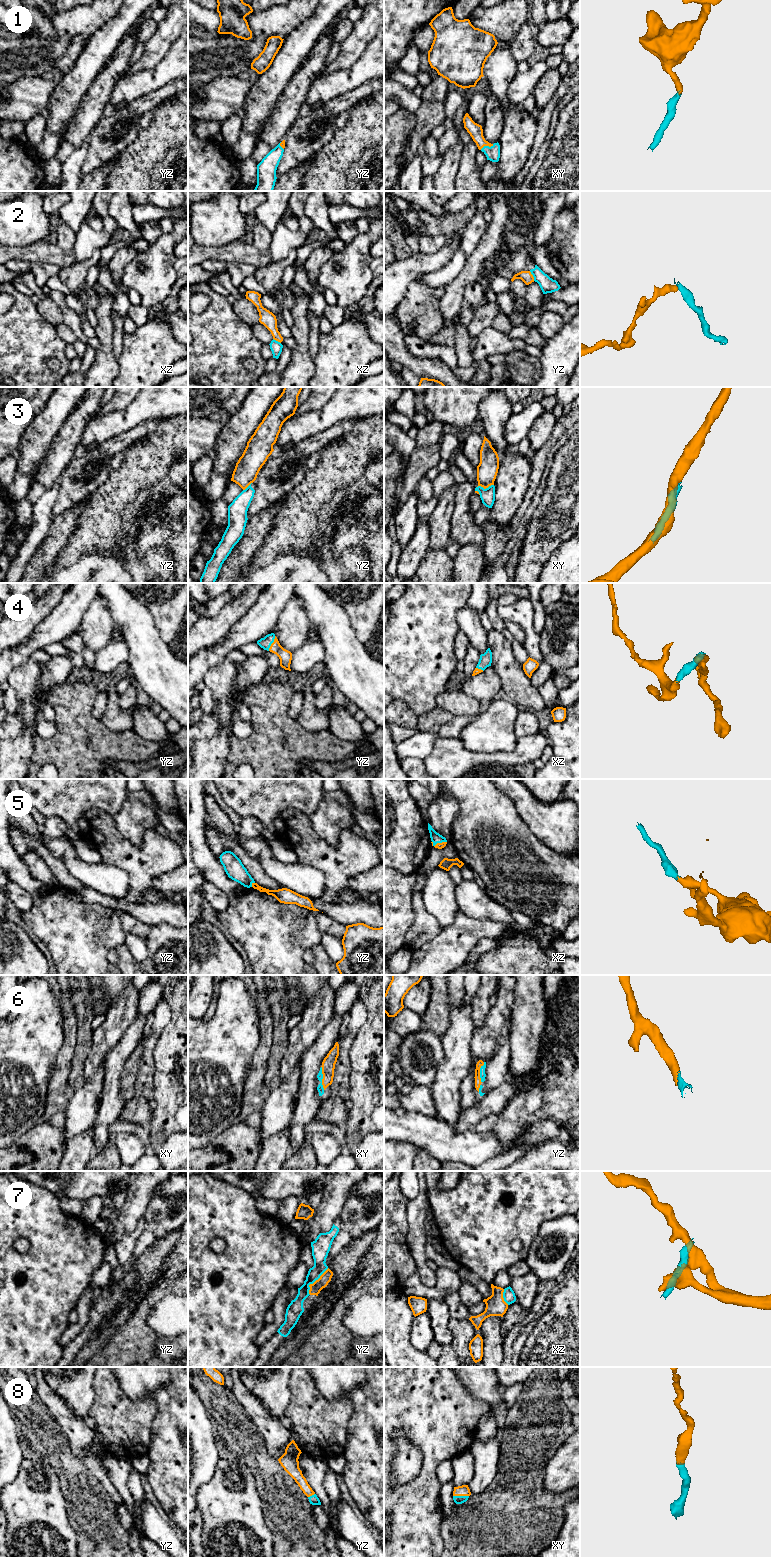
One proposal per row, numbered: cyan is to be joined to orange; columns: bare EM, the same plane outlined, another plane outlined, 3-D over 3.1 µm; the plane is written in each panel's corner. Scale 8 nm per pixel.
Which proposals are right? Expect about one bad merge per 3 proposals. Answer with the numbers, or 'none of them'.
1, 4, 5, 6, 8

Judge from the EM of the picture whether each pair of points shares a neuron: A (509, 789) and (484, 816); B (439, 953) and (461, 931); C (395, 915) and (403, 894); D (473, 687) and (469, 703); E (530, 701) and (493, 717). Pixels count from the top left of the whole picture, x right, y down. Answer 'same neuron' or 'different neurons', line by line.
A: different neurons
B: same neuron
C: same neuron
D: different neurons
E: different neurons

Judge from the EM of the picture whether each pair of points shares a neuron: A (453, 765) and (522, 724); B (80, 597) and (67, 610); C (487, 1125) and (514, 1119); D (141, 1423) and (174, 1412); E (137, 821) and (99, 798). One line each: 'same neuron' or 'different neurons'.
A: different neurons
B: same neuron
C: different neurons
D: different neurons
E: different neurons

